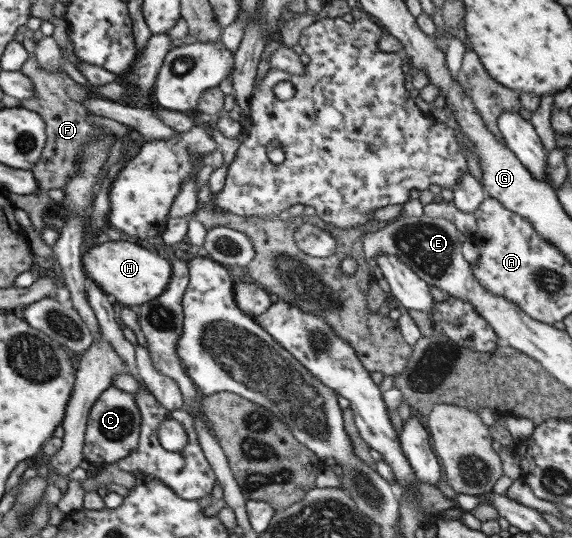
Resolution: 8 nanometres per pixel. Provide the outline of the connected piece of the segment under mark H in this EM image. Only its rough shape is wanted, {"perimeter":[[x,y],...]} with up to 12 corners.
{"perimeter":[[97,241],[83,273],[123,306],[160,296],[170,263],[154,247]]}

